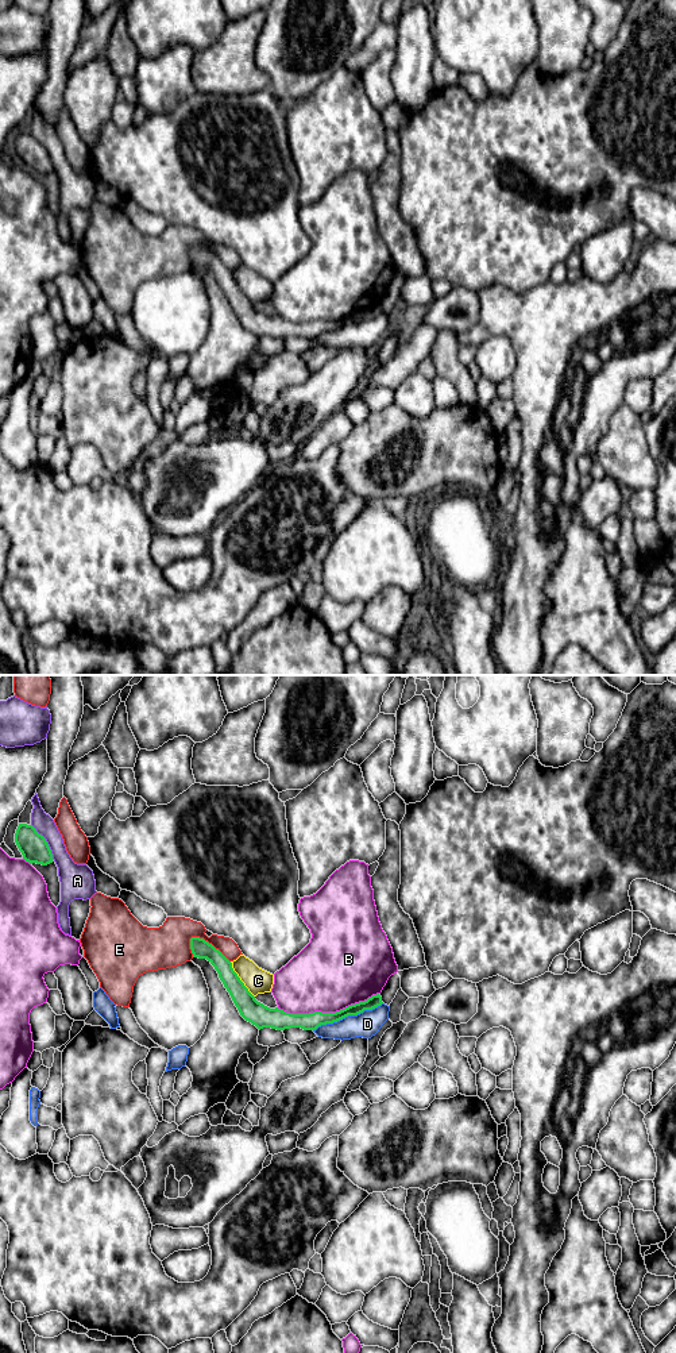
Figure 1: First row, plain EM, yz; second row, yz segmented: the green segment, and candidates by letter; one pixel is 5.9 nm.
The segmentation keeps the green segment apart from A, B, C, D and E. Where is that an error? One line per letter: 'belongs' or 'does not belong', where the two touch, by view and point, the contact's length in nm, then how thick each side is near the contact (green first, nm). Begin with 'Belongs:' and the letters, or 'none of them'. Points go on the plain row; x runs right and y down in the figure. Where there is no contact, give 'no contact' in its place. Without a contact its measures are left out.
Belongs: D
A: does not belong | yz (46, 150) | 260 nm | 160/150 nm
B: does not belong | yz (327, 322) | 600 nm | 100/440 nm
C: does not belong | yz (239, 288) | 260 nm | 140/150 nm
D: belongs | yz (347, 324) | 440 nm | 100/160 nm
E: does not belong | yz (208, 251) | 280 nm | 110/260 nm

